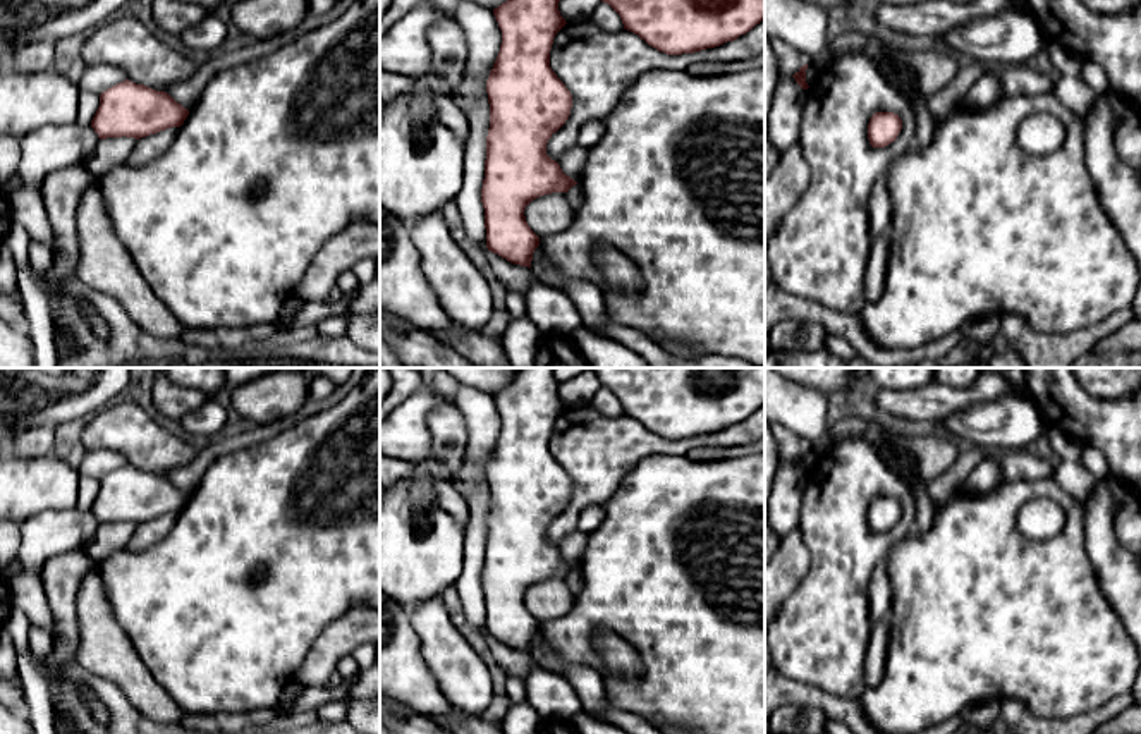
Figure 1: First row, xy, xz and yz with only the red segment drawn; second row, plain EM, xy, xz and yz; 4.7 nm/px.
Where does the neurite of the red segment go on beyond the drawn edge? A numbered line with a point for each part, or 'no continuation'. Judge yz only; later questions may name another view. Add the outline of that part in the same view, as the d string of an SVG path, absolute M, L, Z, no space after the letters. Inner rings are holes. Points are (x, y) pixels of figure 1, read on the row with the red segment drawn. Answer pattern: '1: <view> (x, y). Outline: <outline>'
no continuation

